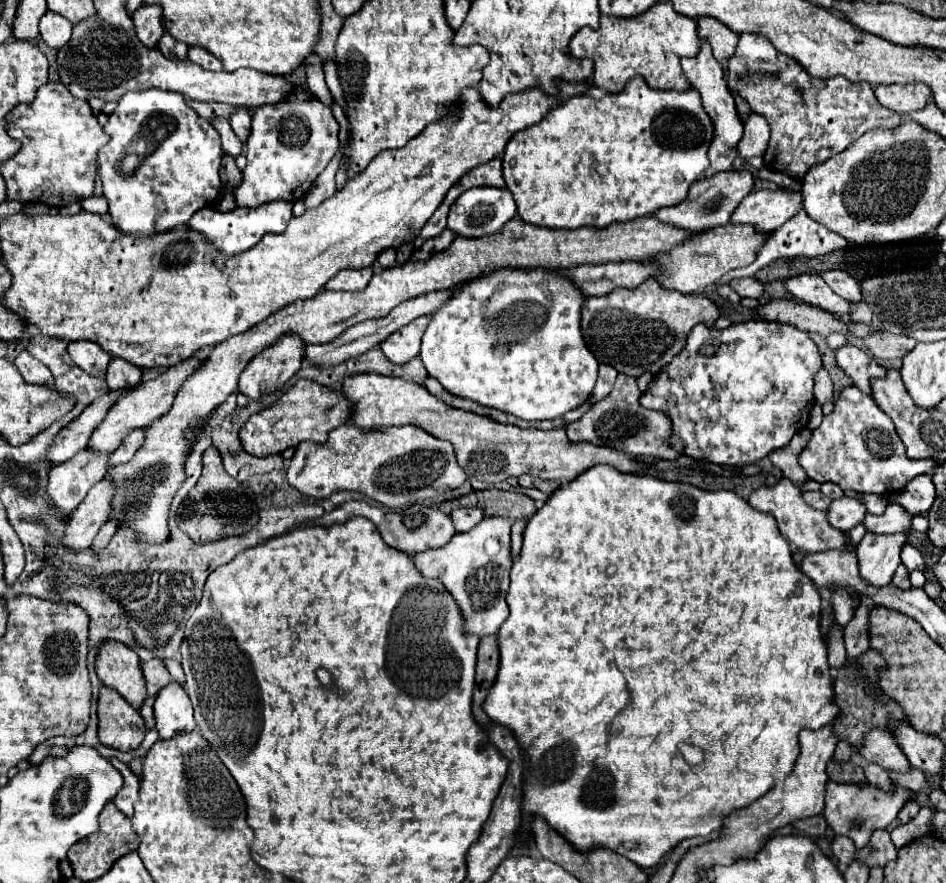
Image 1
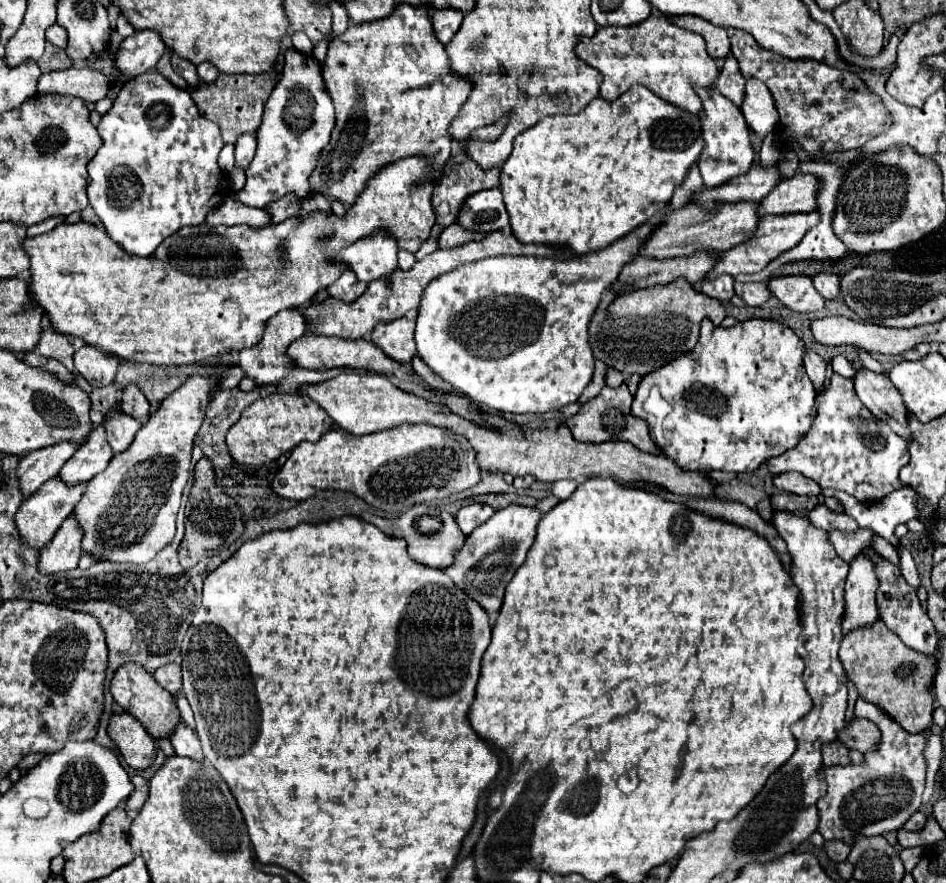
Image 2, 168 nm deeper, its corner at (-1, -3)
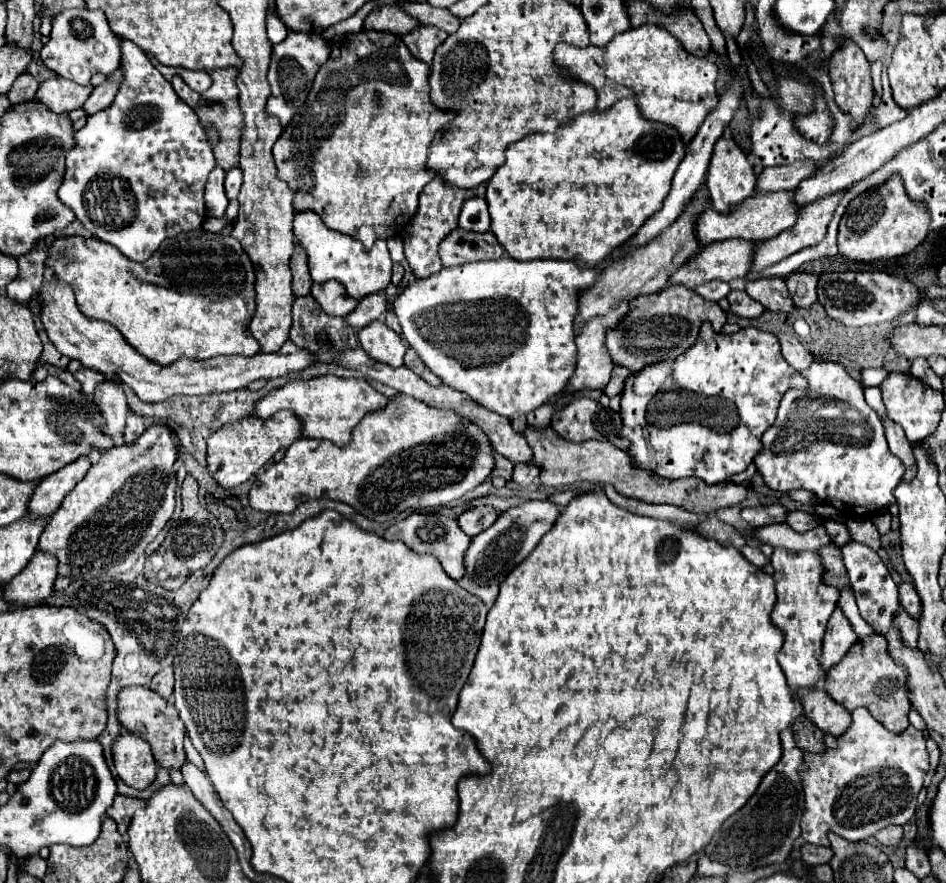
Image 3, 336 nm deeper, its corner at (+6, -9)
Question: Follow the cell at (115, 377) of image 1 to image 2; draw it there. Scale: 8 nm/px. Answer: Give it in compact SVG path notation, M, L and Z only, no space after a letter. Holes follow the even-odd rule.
M129 384L129 386L125 386L125 388L121 390L121 400L119 400L119 404L121 404L121 410L123 410L125 414L133 416L133 418L145 418L145 416L149 414L149 410L151 410L145 394L143 394L141 388L135 386L135 384Z

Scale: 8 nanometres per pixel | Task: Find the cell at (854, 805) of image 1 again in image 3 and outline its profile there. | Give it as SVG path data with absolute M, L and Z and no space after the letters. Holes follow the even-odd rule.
M864 708L852 712L852 724L836 738L836 748L822 754L804 752L800 782L804 786L802 838L828 846L828 832L850 842L872 838L880 828L906 824L916 814L916 796L928 772L926 738L914 726L896 734L880 726Z

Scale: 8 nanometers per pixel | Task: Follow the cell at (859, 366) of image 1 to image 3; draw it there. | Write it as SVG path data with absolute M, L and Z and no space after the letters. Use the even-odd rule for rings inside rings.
M890 418L884 420L884 428L886 428L890 452L894 456L898 456L902 460L902 464L906 466L902 482L910 482L916 476L916 460L914 460L914 454L912 454L912 444L908 442L904 430L900 430L900 426L896 426L896 424L892 424Z

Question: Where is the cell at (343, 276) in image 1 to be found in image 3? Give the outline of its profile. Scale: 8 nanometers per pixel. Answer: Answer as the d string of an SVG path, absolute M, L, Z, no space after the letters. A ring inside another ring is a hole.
M340 282L314 284L312 298L322 306L328 316L338 318L346 318L358 304L354 298L348 298L348 294L344 294L344 286L340 286Z

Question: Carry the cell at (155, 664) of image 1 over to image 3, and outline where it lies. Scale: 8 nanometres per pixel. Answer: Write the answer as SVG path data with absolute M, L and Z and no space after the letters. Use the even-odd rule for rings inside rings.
M172 668L160 670L160 672L152 678L150 688L152 688L154 692L158 692L160 696L164 696L166 700L172 700L172 688L174 688L174 672L172 672Z

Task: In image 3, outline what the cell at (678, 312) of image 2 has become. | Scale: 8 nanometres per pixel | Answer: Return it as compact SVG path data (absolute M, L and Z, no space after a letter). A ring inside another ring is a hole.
M668 286L660 294L638 296L632 300L630 314L624 324L608 332L606 346L616 364L626 366L636 374L644 366L684 354L696 342L702 322L712 322L714 330L720 332L726 324L726 312L716 302L704 300L686 286Z

